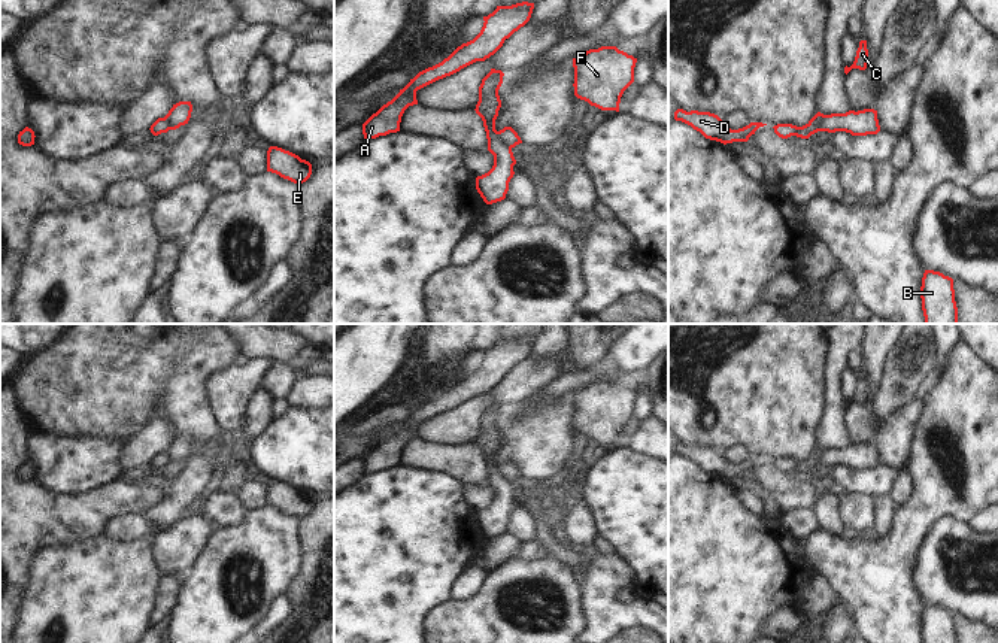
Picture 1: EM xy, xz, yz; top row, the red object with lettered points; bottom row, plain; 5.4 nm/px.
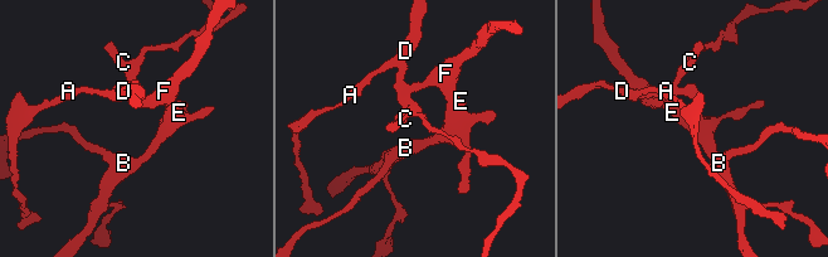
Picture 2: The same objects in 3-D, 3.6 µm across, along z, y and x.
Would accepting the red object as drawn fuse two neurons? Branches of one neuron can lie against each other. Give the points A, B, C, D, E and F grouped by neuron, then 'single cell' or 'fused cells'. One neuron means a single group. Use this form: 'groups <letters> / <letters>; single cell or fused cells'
groups A D / B C E F; fused cells

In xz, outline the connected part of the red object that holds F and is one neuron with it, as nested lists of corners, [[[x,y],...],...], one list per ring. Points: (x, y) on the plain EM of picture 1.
[[[616,380],[589,383],[573,392],[574,430],[601,445],[619,446],[624,425],[634,416],[637,392]]]

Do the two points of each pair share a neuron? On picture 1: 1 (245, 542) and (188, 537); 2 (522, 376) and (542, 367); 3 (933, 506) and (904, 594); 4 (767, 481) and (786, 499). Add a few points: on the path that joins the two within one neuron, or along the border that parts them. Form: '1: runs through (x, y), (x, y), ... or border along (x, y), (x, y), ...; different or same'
1: border along (217, 528), (209, 536), (190, 570); different
2: runs through (527, 376), (537, 370); same
3: runs through (910, 528), (901, 543), (901, 572); same
4: runs through (771, 484), (782, 494); same

